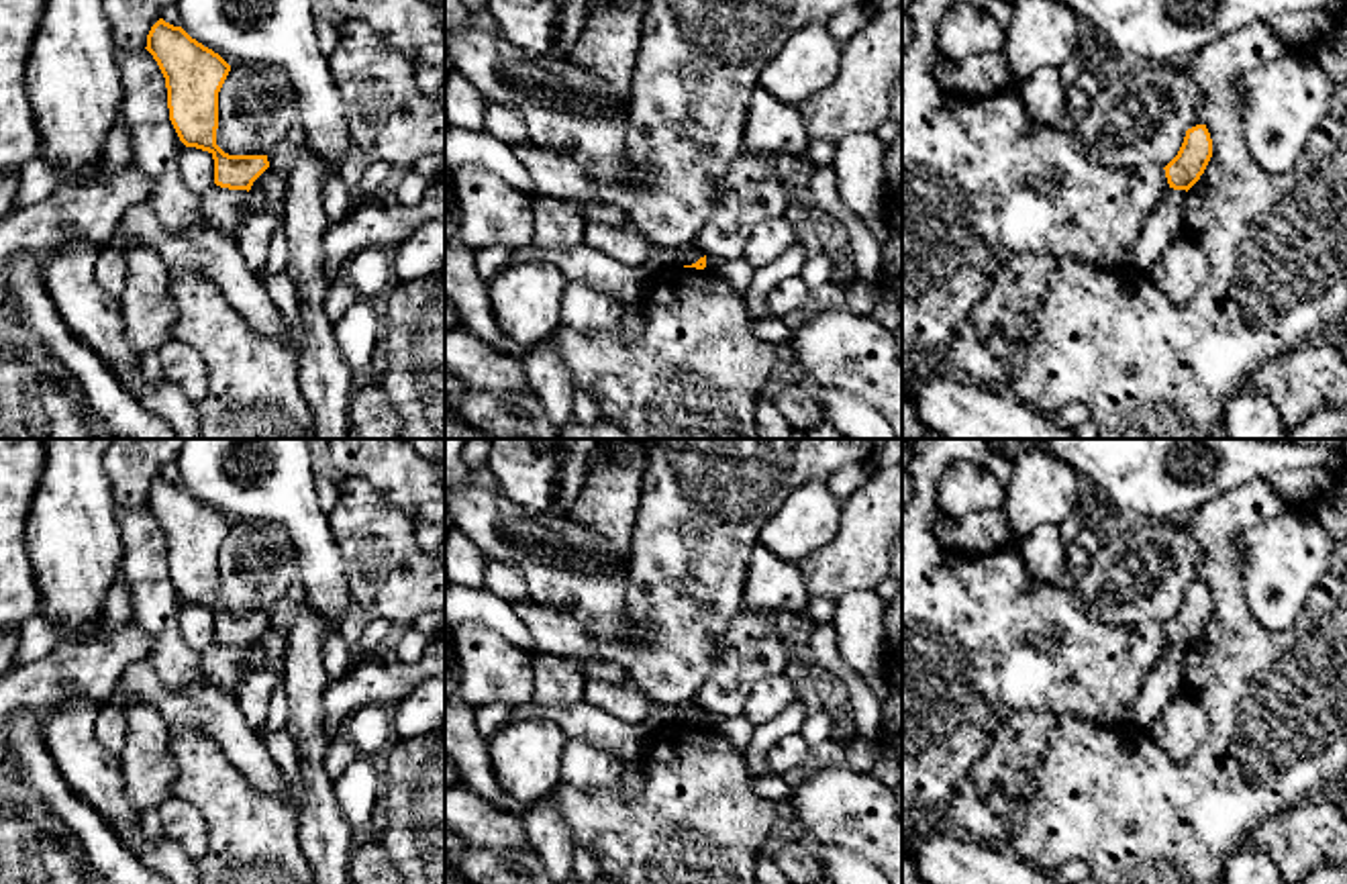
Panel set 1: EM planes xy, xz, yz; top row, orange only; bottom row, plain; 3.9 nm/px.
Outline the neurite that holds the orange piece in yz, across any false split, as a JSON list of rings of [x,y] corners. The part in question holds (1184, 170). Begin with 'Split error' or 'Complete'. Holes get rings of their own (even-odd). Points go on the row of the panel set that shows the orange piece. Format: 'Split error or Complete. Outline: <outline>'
Complete. Outline: [[[1206,125],[1186,131],[1178,155],[1163,167],[1169,188],[1190,190],[1204,174],[1212,157],[1212,139]]]

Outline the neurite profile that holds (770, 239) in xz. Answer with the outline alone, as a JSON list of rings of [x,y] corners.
[[[776,216],[753,229],[743,257],[759,269],[786,253],[798,239],[800,235],[790,216]]]

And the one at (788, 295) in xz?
[[[800,276],[782,280],[769,294],[767,294],[767,310],[771,318],[784,321],[790,312],[802,308],[808,298],[808,286]]]

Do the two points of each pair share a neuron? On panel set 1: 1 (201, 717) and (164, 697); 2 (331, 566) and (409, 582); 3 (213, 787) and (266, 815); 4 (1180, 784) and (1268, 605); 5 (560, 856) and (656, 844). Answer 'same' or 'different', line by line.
1: same
2: different
3: same
4: different
5: different

